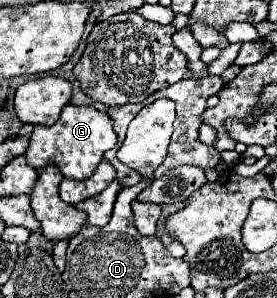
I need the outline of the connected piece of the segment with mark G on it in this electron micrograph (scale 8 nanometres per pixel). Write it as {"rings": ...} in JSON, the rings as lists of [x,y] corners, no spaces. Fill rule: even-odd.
{"rings":[[[66,105],[62,109],[60,119],[54,125],[34,127],[34,131],[30,133],[30,145],[26,151],[26,159],[28,159],[28,165],[34,169],[56,165],[62,171],[62,175],[68,179],[88,179],[94,173],[96,165],[102,161],[104,153],[116,147],[116,143],[118,143],[118,137],[106,113],[98,111],[96,107]]]}

